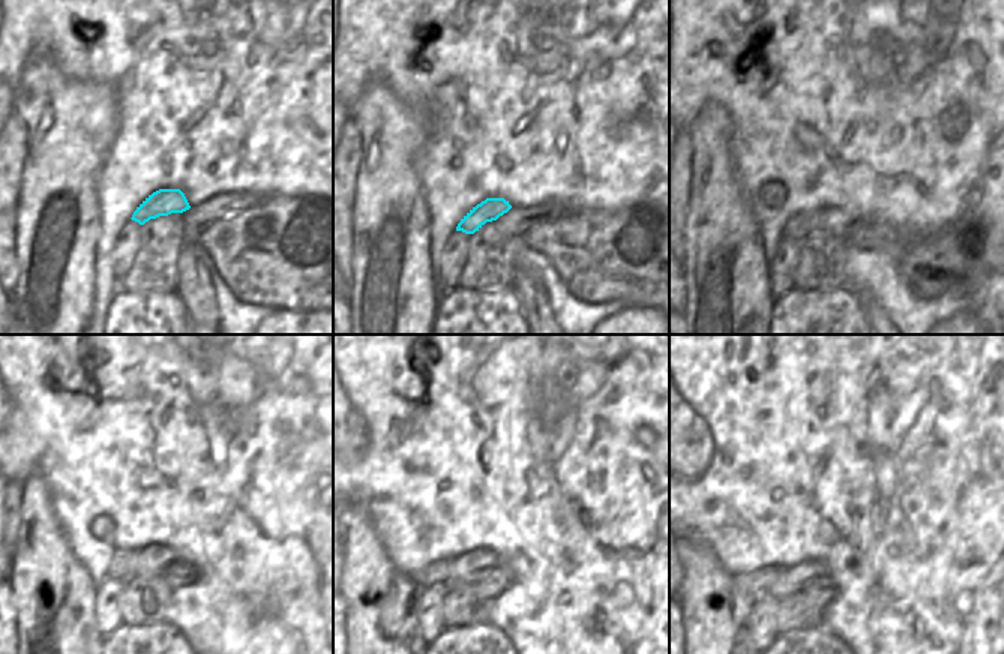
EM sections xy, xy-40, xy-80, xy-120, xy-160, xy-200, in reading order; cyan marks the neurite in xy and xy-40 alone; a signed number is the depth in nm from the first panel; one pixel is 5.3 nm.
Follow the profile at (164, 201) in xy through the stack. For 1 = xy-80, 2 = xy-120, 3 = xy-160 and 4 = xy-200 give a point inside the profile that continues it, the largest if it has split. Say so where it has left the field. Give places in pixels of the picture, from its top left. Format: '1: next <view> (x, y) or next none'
1: next xy-80 (800, 225)
2: next xy-120 (123, 564)
3: next xy-160 (437, 572)
4: next xy-200 (755, 584)

